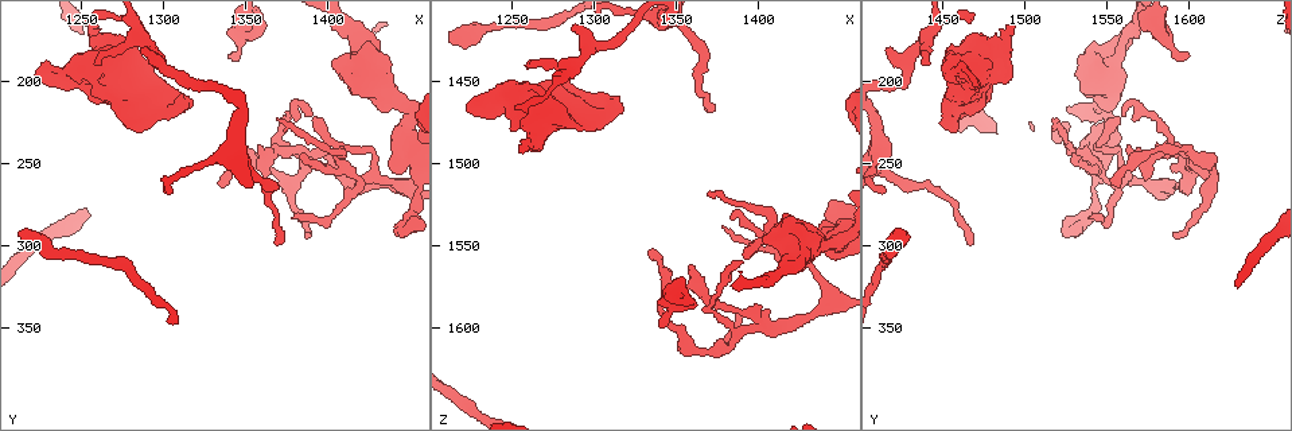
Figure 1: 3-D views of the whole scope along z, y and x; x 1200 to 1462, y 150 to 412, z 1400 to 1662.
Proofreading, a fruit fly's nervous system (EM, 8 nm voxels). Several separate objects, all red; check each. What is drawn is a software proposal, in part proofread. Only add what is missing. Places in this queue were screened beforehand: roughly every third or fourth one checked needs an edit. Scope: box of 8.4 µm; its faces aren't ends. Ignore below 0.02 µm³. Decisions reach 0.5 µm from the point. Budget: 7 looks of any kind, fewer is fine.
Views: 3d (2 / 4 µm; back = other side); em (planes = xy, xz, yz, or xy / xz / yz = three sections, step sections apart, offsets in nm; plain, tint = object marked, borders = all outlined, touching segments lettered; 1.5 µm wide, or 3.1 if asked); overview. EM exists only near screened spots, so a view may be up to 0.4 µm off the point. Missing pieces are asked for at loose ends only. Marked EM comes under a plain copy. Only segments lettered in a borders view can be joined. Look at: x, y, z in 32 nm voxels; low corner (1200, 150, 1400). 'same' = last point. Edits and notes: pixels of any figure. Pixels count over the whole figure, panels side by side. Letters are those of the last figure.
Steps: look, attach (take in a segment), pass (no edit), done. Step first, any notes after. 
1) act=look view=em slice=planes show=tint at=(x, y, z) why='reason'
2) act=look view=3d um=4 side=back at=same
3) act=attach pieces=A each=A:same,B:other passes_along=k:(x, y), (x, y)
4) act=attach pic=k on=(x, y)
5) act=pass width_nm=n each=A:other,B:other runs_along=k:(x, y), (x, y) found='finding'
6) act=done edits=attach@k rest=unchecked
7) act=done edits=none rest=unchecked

act=look view=em slice=xz step=4 show=borders at=(1342, 182, 1600) why='free end'

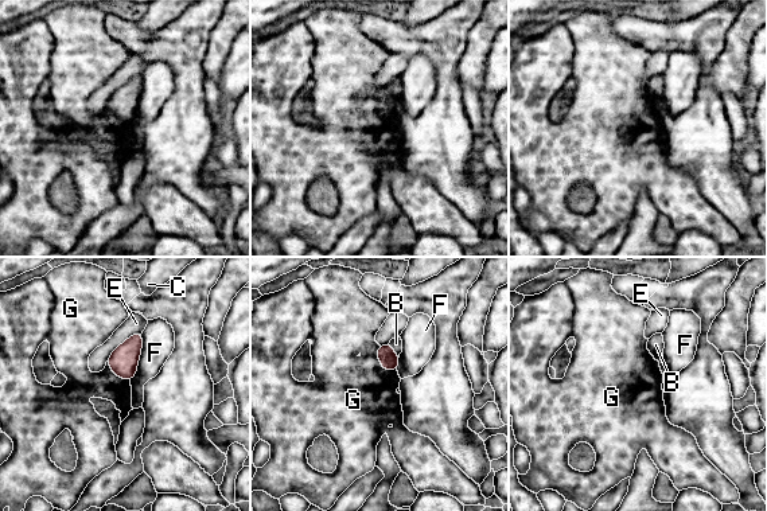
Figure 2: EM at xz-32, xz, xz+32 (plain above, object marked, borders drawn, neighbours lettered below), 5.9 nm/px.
act=look view=em slice=planes show=borders at=same why='another direction'

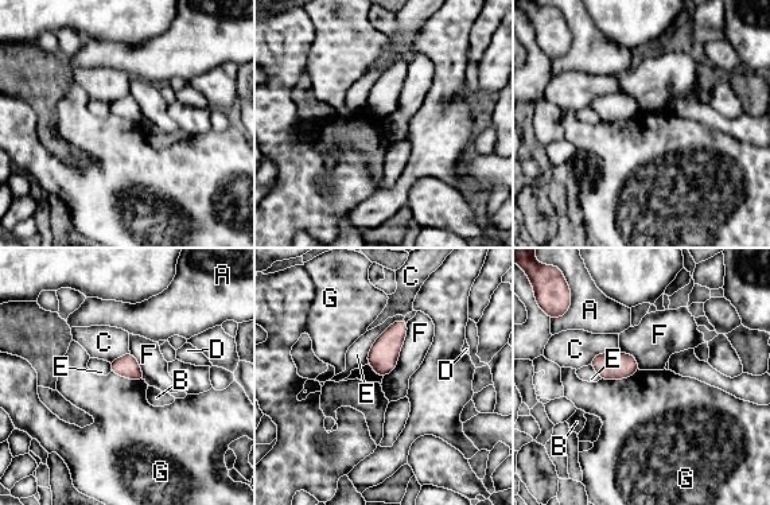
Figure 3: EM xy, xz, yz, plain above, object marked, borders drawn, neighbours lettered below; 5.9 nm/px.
act=pass each=A:other,B:other,C:other,D:other,E:other,F:other,G:other border=3:(408, 322), (397, 365), (384, 377) found='no lettered segment goes on from it'

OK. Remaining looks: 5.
act=look view=3d um=4 at=(1372, 224, 1516) why='an open end'

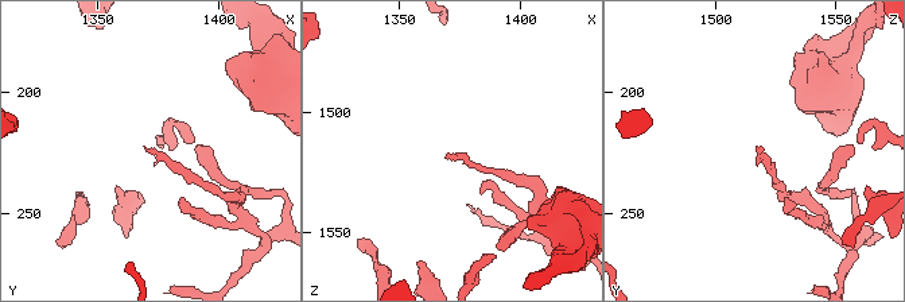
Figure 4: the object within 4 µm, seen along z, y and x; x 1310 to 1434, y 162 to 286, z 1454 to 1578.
act=look view=em slice=planes show=borders at=(1371, 222, 1518)

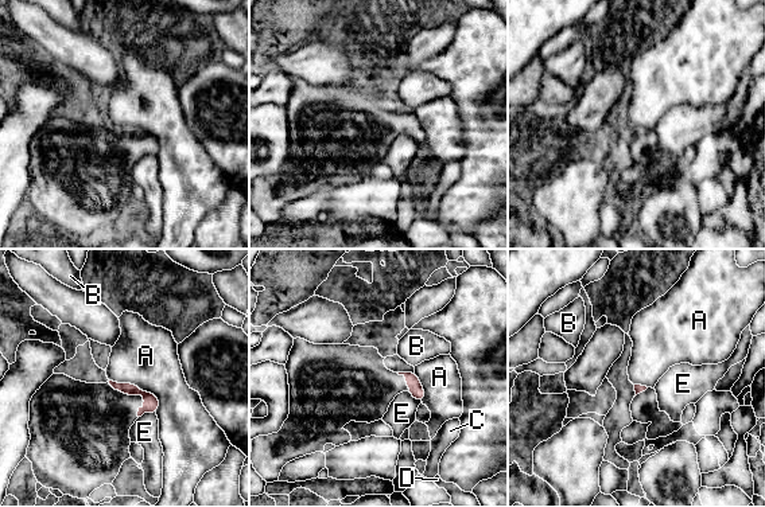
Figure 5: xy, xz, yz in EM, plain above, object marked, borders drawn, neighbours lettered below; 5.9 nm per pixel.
act=pass each=A:other,B:other,C:other,D:other,E:other runs_along=5:(117, 386), (144, 393), (154, 409) found='none of them fits'

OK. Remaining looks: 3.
act=look view=em slice=planes show=tint at=(1444, 294, 1524)

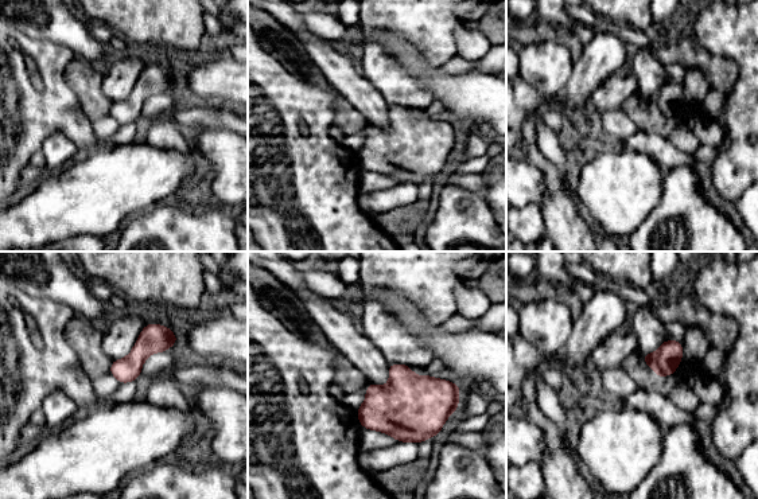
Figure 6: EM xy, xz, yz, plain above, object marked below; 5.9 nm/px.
act=look view=em slice=planes show=borders at=same

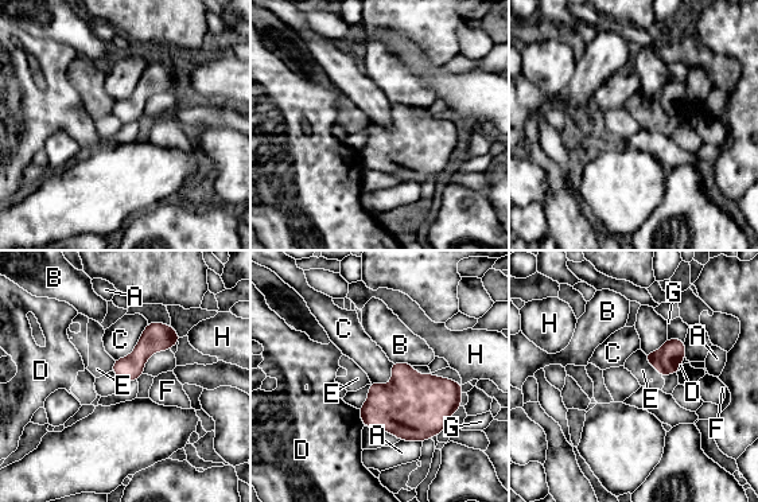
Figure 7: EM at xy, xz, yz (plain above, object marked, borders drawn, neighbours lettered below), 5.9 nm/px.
act=pass each=A:other,B:other,C:other,D:other,E:other,F:other,G:other,H:other found='none of them fits'

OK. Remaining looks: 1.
act=done edits=none rest=unchecked

